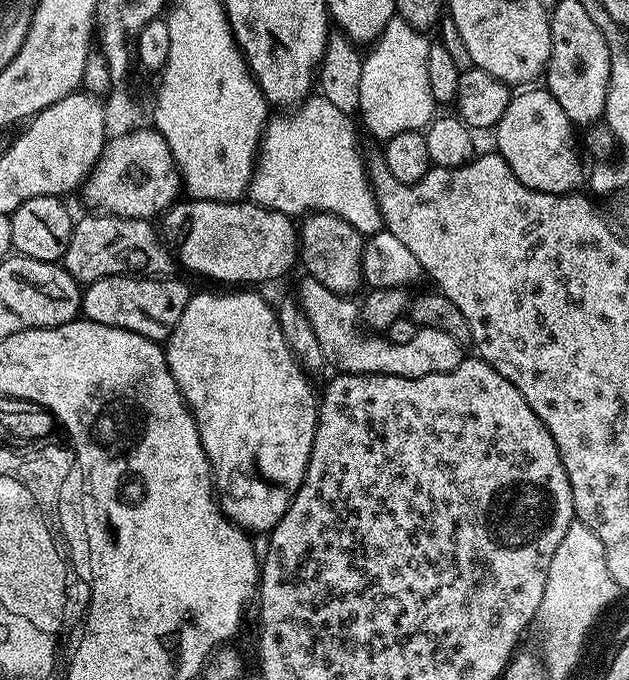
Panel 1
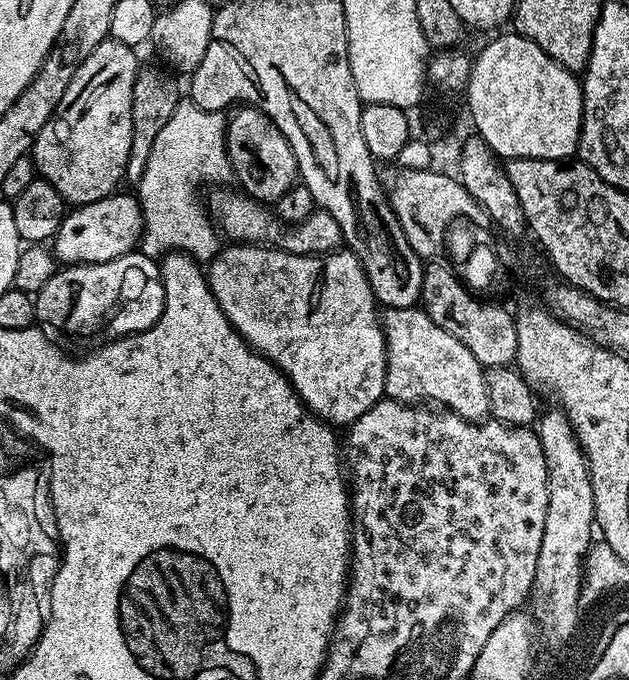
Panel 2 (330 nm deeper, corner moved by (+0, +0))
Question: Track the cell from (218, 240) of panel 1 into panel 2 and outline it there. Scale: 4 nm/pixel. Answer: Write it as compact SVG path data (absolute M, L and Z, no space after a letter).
M113 194L98 202L73 207L54 237L54 255L61 265L101 264L124 256L139 245L143 234L143 211L135 195Z

